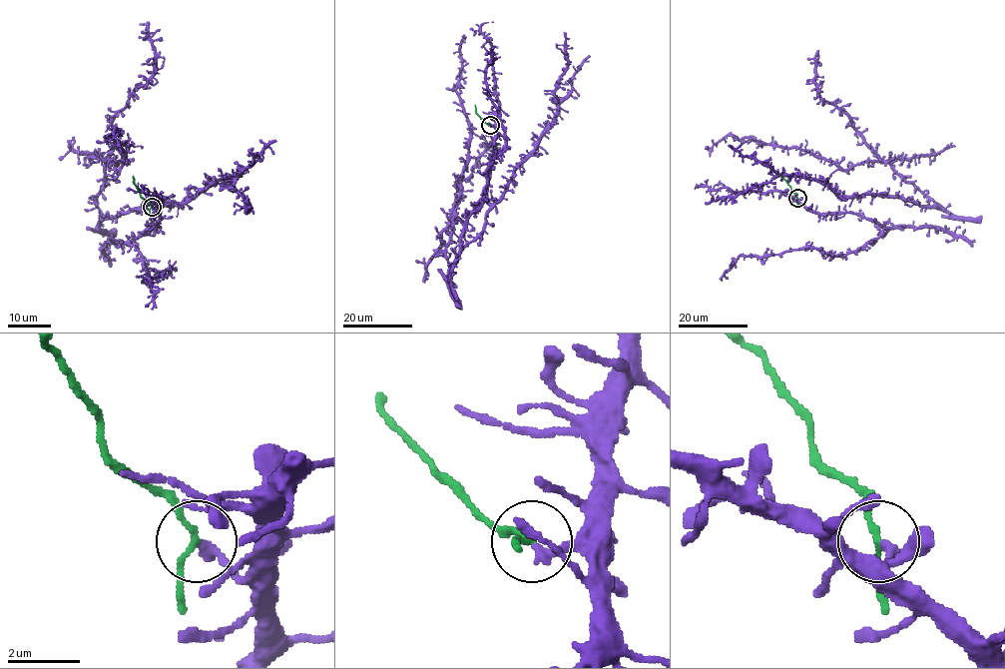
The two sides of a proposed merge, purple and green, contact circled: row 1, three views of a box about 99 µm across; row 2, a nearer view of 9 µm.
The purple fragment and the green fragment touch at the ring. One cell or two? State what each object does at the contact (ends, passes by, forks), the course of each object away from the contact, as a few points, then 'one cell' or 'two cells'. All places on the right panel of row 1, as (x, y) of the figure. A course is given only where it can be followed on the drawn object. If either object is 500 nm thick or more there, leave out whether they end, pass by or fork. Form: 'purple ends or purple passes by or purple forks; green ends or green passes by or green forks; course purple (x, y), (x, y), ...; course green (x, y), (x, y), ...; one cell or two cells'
purple ends; green passes by; course purple (797, 199), (885, 227), (953, 233), (963, 223), (902, 198), (839, 196), (793, 176), (705, 202); course green (797, 199), (777, 174); two cells

